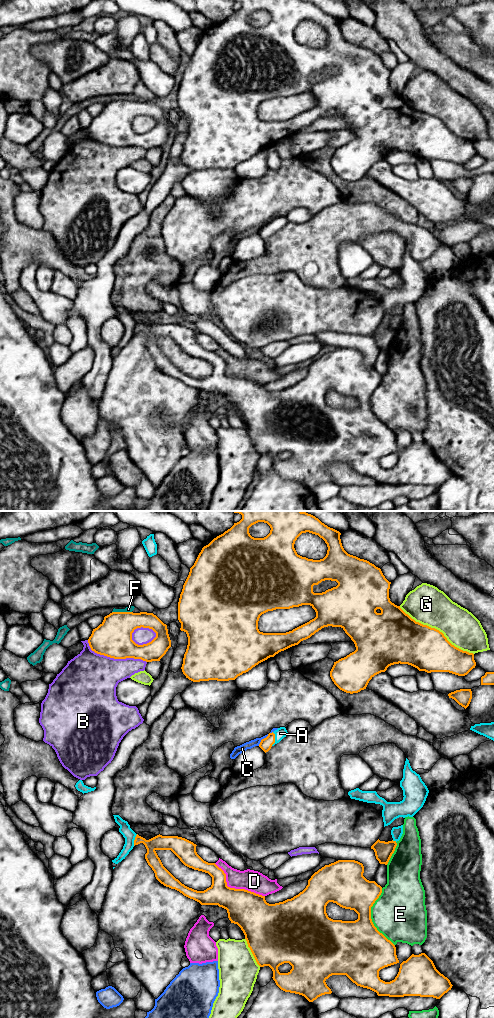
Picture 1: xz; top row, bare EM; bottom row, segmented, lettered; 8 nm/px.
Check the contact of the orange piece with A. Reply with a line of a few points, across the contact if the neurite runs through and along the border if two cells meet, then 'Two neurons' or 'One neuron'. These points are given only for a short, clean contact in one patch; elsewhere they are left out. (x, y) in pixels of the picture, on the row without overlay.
Two neurons

